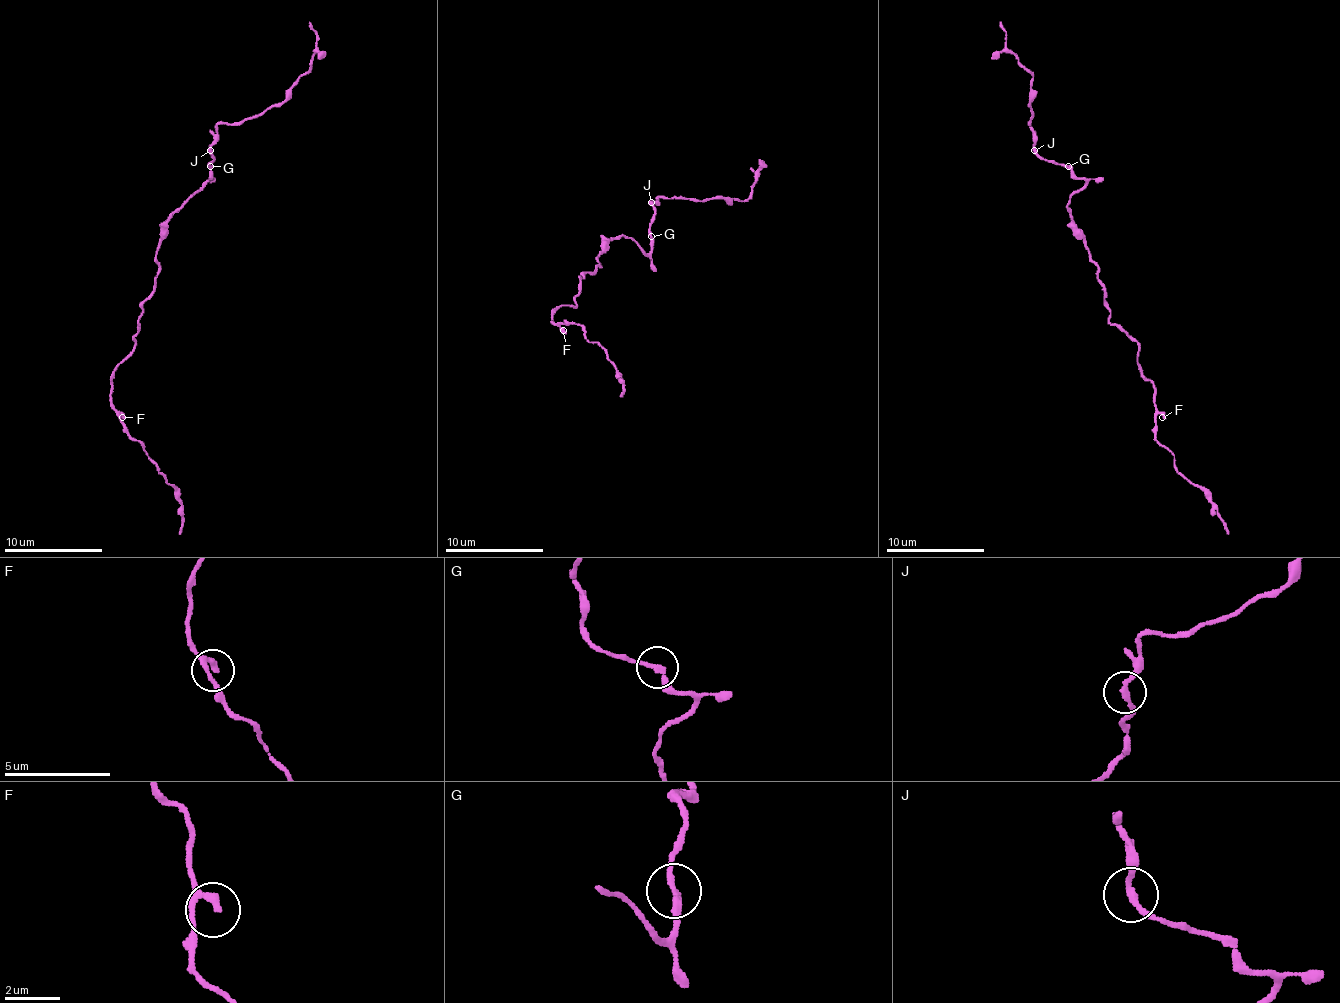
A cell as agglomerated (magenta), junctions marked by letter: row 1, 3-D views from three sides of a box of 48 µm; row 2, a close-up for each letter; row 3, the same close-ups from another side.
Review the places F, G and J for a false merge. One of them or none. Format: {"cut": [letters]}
{"cut": []}

